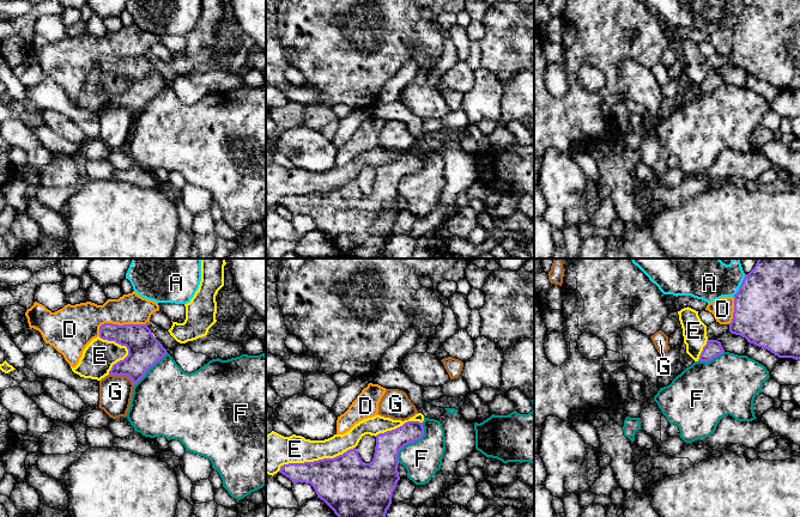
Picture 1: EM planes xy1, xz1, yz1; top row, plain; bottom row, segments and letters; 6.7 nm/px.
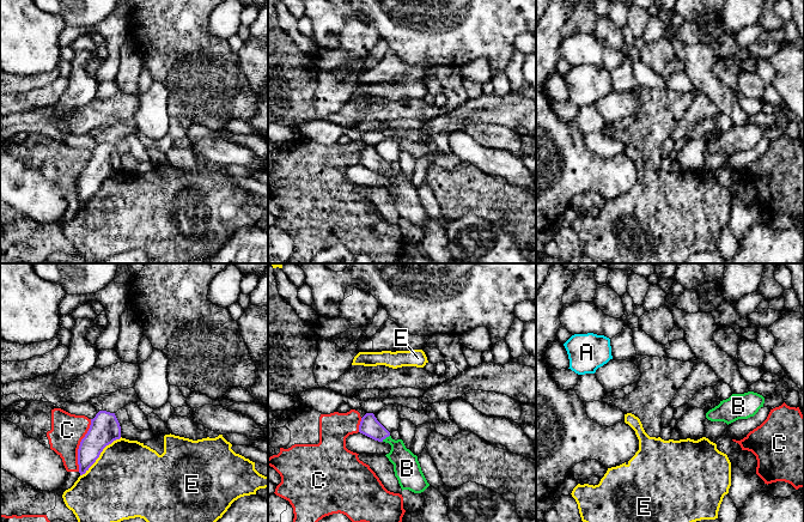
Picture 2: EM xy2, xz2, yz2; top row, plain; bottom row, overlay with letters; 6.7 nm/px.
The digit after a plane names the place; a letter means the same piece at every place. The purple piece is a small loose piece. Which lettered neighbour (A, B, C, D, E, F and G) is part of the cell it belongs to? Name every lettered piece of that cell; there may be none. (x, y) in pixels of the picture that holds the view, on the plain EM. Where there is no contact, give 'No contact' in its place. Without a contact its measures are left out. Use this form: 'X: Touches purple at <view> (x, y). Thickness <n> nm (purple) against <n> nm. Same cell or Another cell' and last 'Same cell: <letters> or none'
A: Touches purple at yz1 (740, 17). Thickness 440 nm (purple) against 220 nm. Another cell
B: Touches purple at xz2 (385, 169). Thickness 140 nm (purple) against 180 nm. Same cell
C: Touches purple at xy2 (79, 177). Thickness 200 nm (purple) against 220 nm. Another cell
D: Touches purple at xy1 (117, 56). Thickness 220 nm (purple) against 260 nm. Another cell
E: Touches purple at xz1 (315, 193). Thickness 380 nm (purple) against 200 nm. Another cell
F: Touches purple at xz1 (411, 174). Thickness 190 nm (purple) against 260 nm. Another cell
G: Touches purple at xy1 (122, 107). Thickness 220 nm (purple) against 220 nm. Another cell
Same cell: B

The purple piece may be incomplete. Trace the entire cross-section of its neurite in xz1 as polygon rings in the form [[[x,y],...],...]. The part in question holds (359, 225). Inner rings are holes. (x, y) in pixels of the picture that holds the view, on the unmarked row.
[[[407,153],[395,162],[376,168],[375,185],[370,195],[363,194],[357,181],[353,180],[334,190],[284,196],[279,205],[292,214],[310,215],[317,230],[323,232],[339,249],[341,258],[386,258],[386,245],[400,212],[398,203],[399,183],[423,168],[423,154]]]

